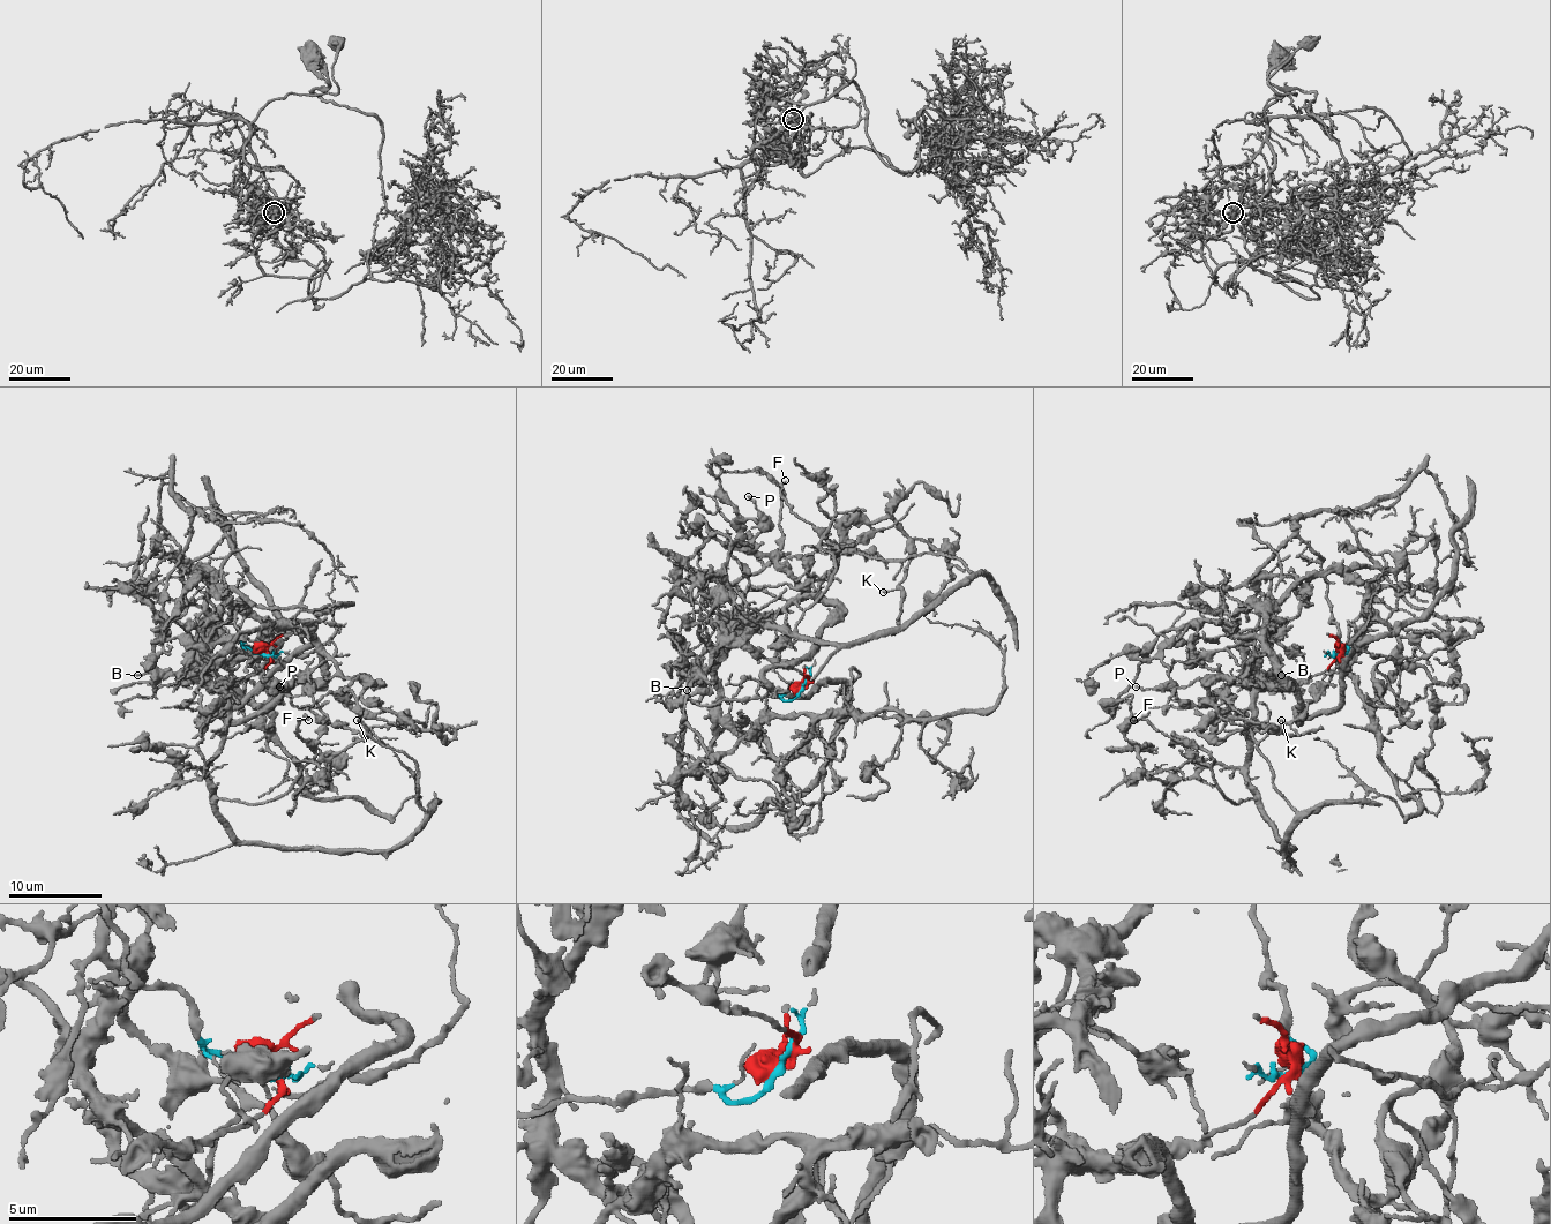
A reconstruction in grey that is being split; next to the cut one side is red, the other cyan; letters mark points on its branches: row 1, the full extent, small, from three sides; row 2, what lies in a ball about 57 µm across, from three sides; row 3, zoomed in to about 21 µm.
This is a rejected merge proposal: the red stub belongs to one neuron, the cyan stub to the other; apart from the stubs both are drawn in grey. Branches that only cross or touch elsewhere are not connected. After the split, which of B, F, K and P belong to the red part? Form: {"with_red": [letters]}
{"with_red": ["B", "F"]}

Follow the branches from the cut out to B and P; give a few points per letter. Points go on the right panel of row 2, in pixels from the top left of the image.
B: (1341, 651), (1318, 675), (1305, 680), (1284, 680), (1279, 684), (1261, 682), (1260, 675), (1282, 675)
P: (1341, 651), (1318, 555), (1290, 537), (1228, 588), (1220, 618), (1189, 623), (1163, 651), (1168, 680), (1136, 686)

